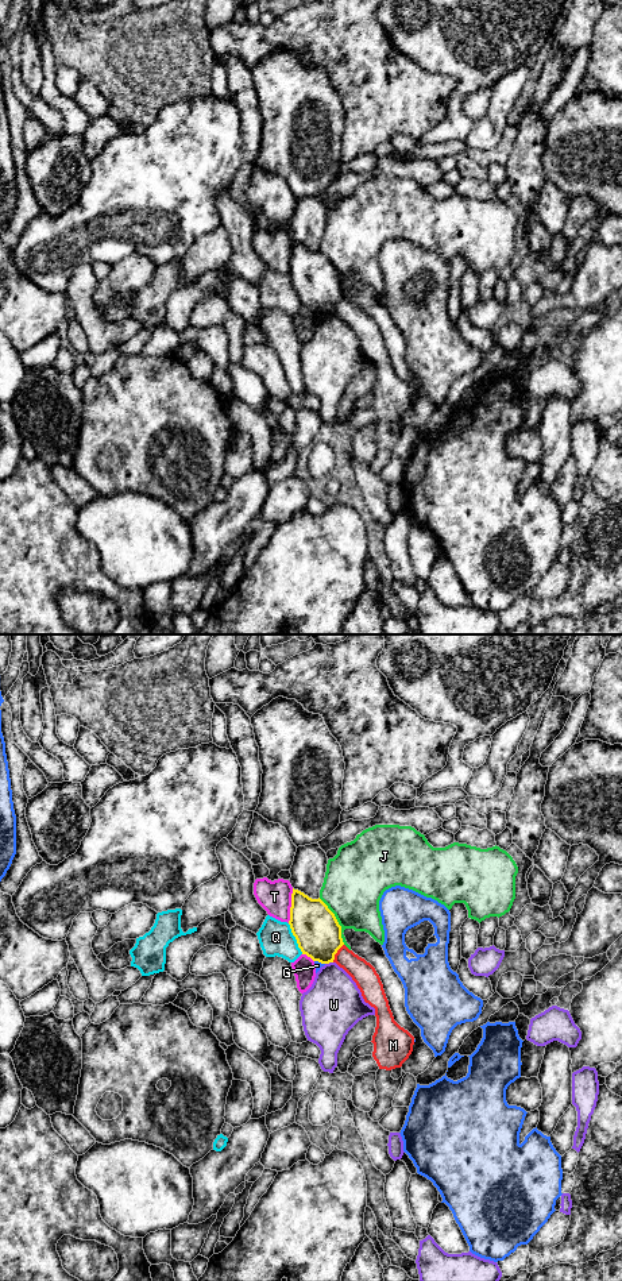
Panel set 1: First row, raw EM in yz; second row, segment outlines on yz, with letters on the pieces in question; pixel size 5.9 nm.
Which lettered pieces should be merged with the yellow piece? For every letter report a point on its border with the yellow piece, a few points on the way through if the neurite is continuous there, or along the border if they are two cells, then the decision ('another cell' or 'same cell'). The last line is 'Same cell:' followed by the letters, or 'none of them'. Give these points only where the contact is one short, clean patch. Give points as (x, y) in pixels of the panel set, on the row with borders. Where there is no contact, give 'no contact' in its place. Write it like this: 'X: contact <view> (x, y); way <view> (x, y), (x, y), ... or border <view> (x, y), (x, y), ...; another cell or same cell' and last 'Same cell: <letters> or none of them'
G: contact yz (320, 961); another cell
J: contact yz (336, 921); another cell
M: contact yz (336, 952); border yz (343, 944), (332, 961); another cell
Q: contact yz (296, 938); another cell
T: contact yz (292, 906); another cell
W: contact yz (328, 963); border yz (332, 961), (325, 964); another cell
Same cell: none of them

